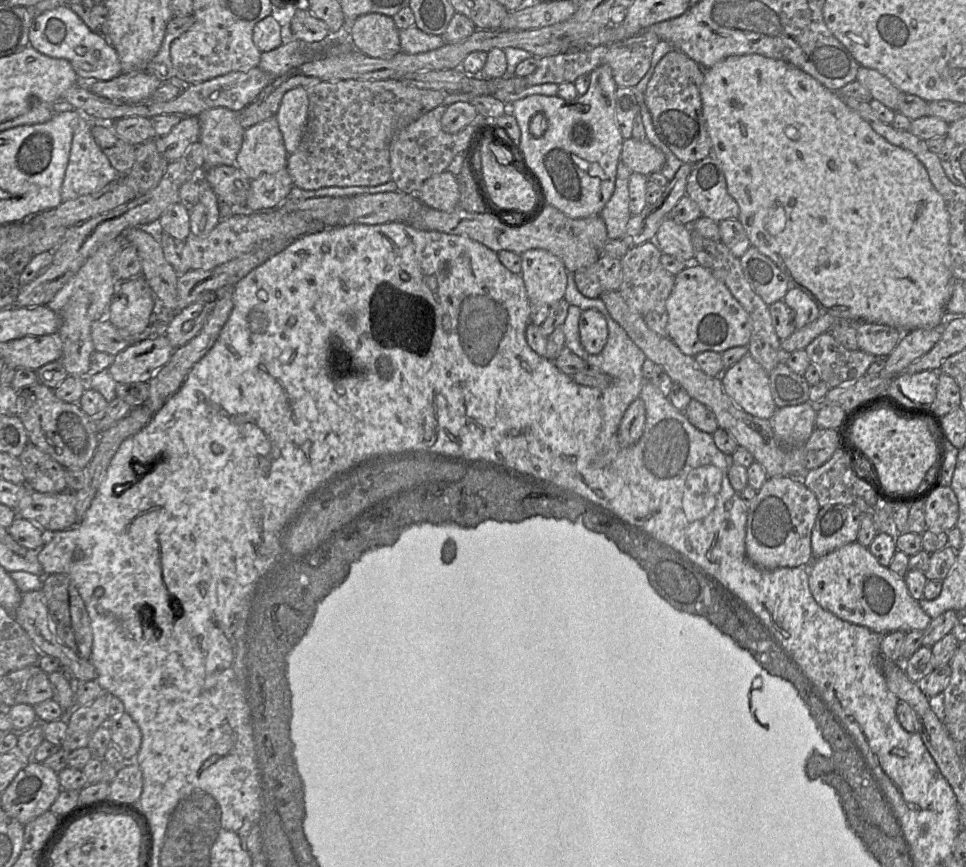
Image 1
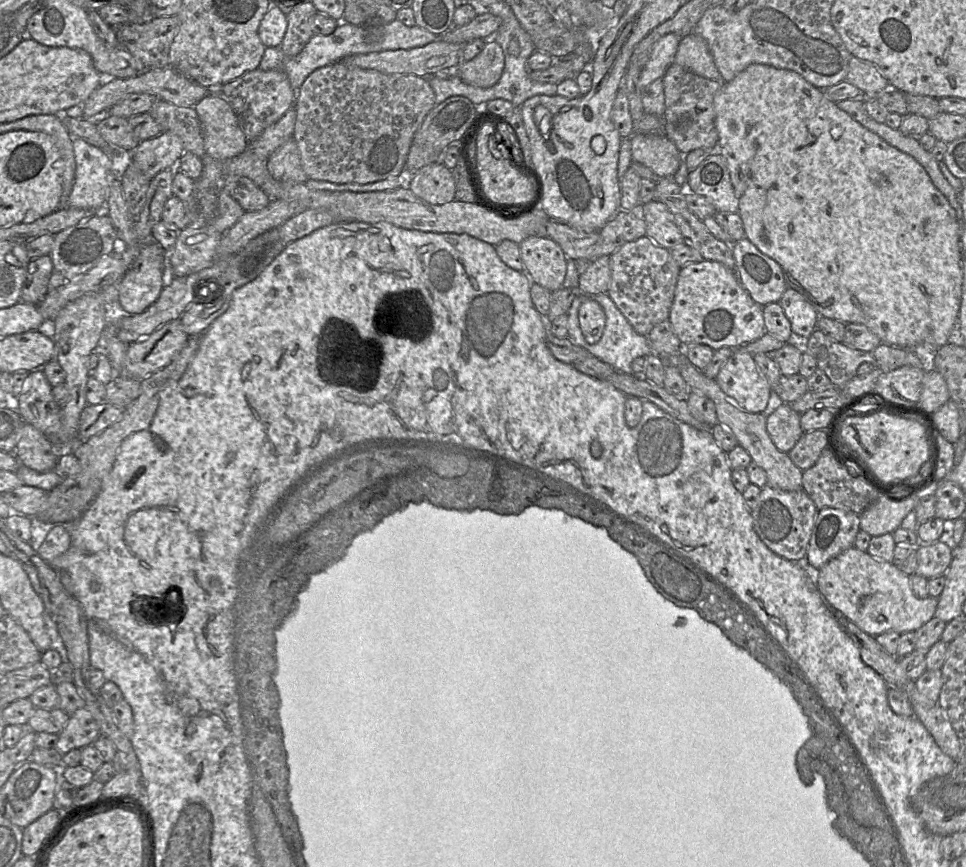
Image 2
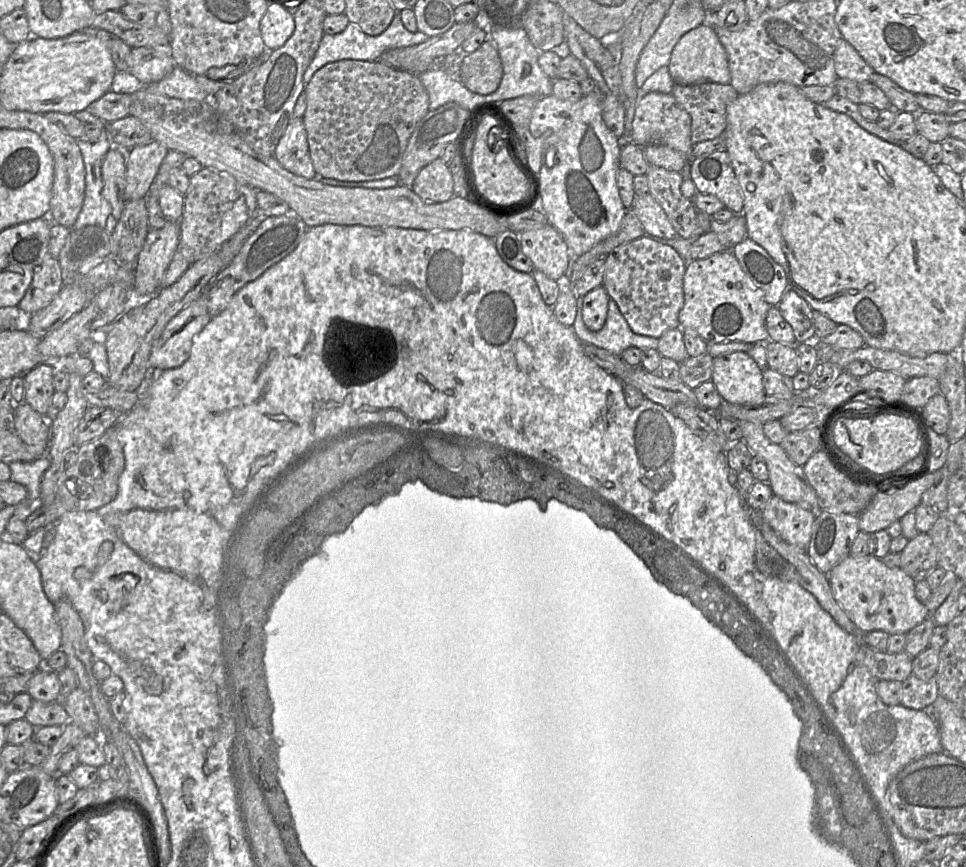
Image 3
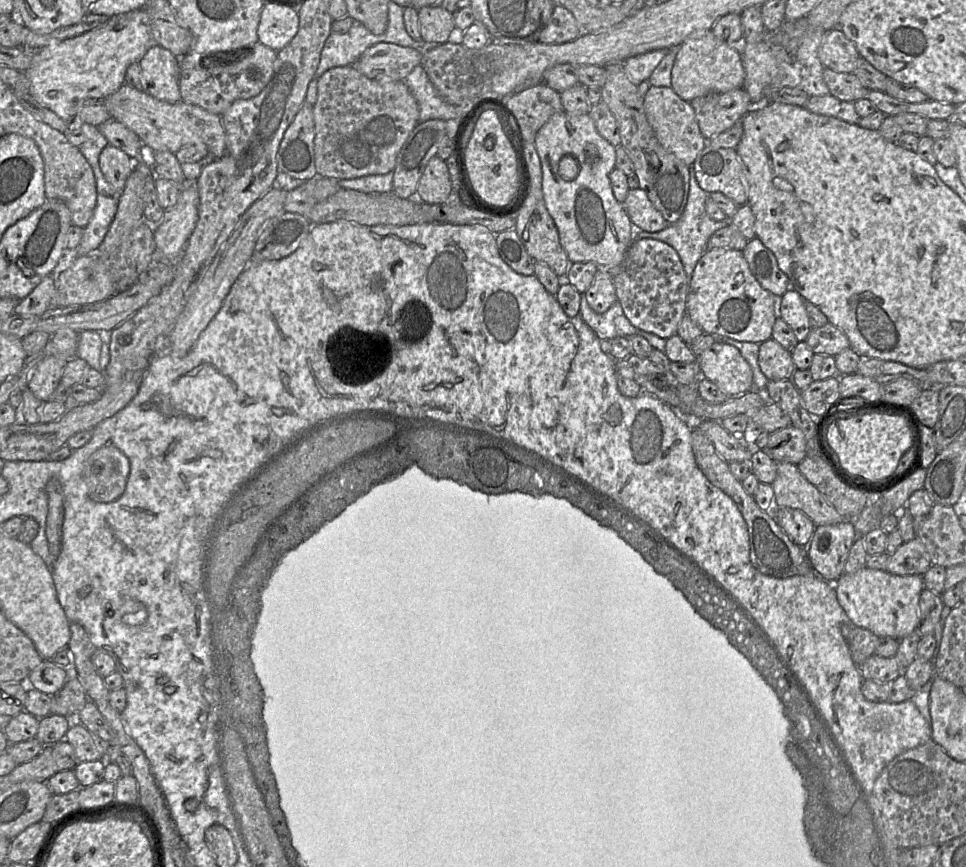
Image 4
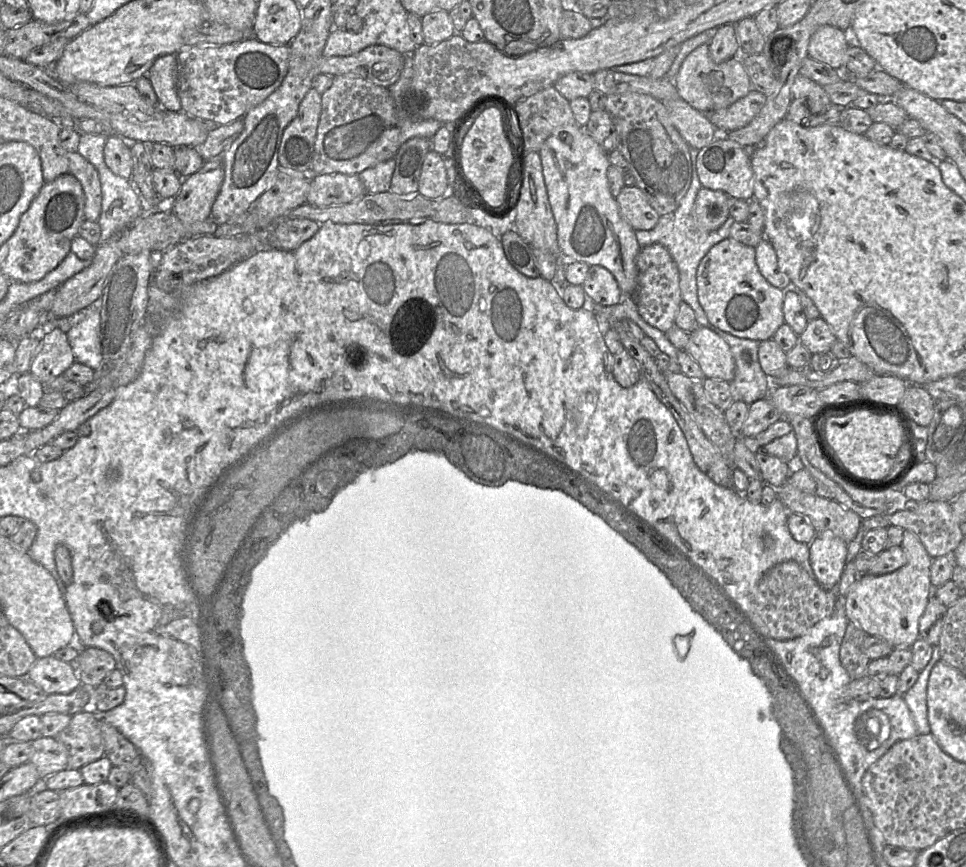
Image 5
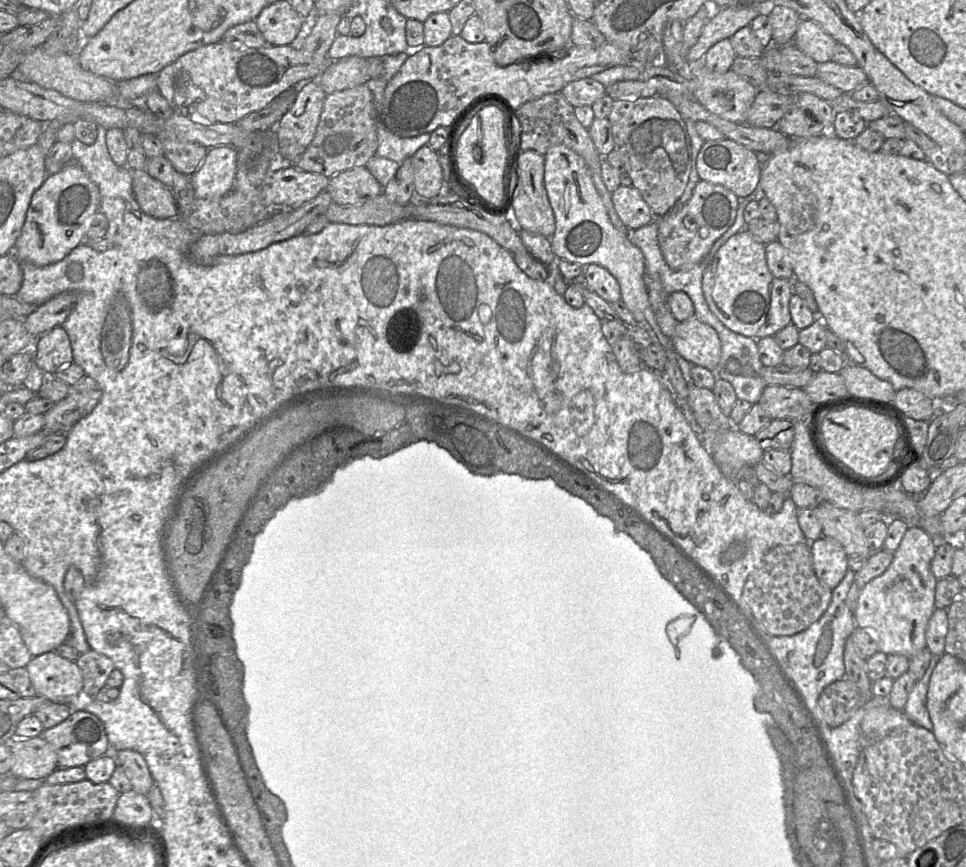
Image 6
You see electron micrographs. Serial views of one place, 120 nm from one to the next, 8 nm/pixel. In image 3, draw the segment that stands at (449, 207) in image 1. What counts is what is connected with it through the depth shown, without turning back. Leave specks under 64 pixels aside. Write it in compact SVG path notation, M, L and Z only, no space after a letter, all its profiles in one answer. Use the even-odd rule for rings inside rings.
M437 158L424 166L410 187L423 201L441 203L453 197L453 179L447 164Z

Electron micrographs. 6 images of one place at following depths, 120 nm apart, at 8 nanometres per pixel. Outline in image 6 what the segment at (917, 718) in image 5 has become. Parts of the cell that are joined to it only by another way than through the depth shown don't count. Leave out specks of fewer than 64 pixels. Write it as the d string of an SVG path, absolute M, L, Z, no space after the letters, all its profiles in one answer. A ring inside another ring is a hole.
M932 655L928 669L924 676L916 682L909 693L904 712L908 719L919 727L933 732L933 723L927 709L927 692L933 670L940 661L941 656Z

